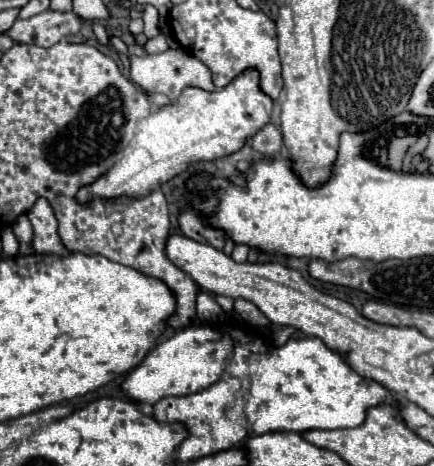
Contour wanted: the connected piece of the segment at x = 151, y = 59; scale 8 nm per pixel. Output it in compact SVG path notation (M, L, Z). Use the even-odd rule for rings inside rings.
M166 50L162 54L152 54L152 56L142 56L142 58L130 56L130 62L132 62L132 66L130 66L132 82L138 84L144 92L164 92L170 98L170 102L178 100L182 90L188 86L196 86L206 92L216 90L210 80L210 70L196 56L192 56L184 50Z

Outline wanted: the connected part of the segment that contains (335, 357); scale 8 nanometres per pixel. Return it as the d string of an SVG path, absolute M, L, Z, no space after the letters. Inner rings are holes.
M226 324L220 330L228 332L236 344L228 366L230 374L250 380L250 392L244 400L244 418L254 434L356 428L362 424L366 408L396 402L382 384L356 374L342 354L330 350L320 338L290 338L284 346L266 350L262 340L246 338L244 324Z

